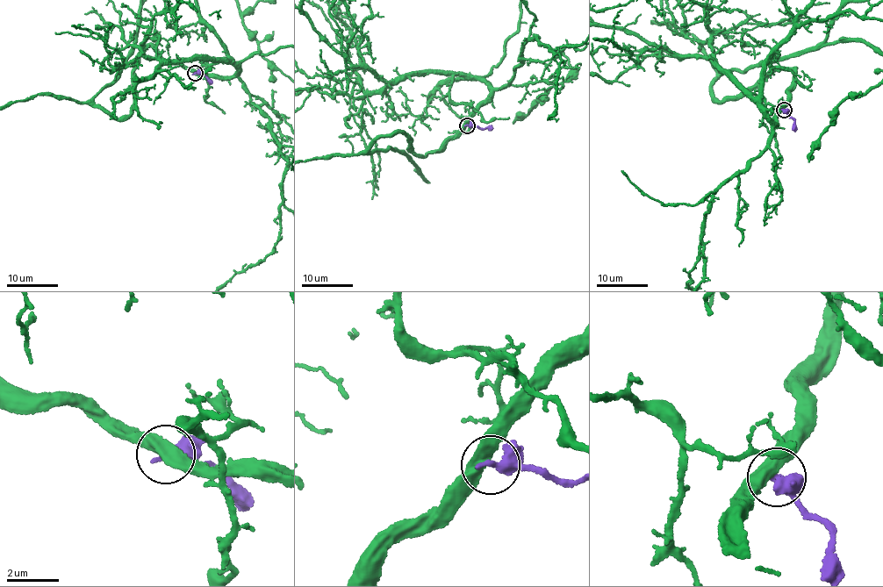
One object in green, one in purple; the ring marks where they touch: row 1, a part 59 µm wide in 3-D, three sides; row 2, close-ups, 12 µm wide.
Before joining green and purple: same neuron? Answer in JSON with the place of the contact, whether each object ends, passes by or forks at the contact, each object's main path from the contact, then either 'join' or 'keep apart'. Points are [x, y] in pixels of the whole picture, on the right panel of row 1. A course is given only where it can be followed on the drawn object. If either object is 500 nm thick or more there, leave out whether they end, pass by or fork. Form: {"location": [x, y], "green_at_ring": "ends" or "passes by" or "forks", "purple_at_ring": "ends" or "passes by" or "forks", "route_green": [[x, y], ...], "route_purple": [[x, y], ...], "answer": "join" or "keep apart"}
{"location": [784, 110], "green_at_ring": "passes by", "purple_at_ring": "ends", "route_purple": [[784, 110], [793, 119], [795, 132]], "answer": "keep apart"}

